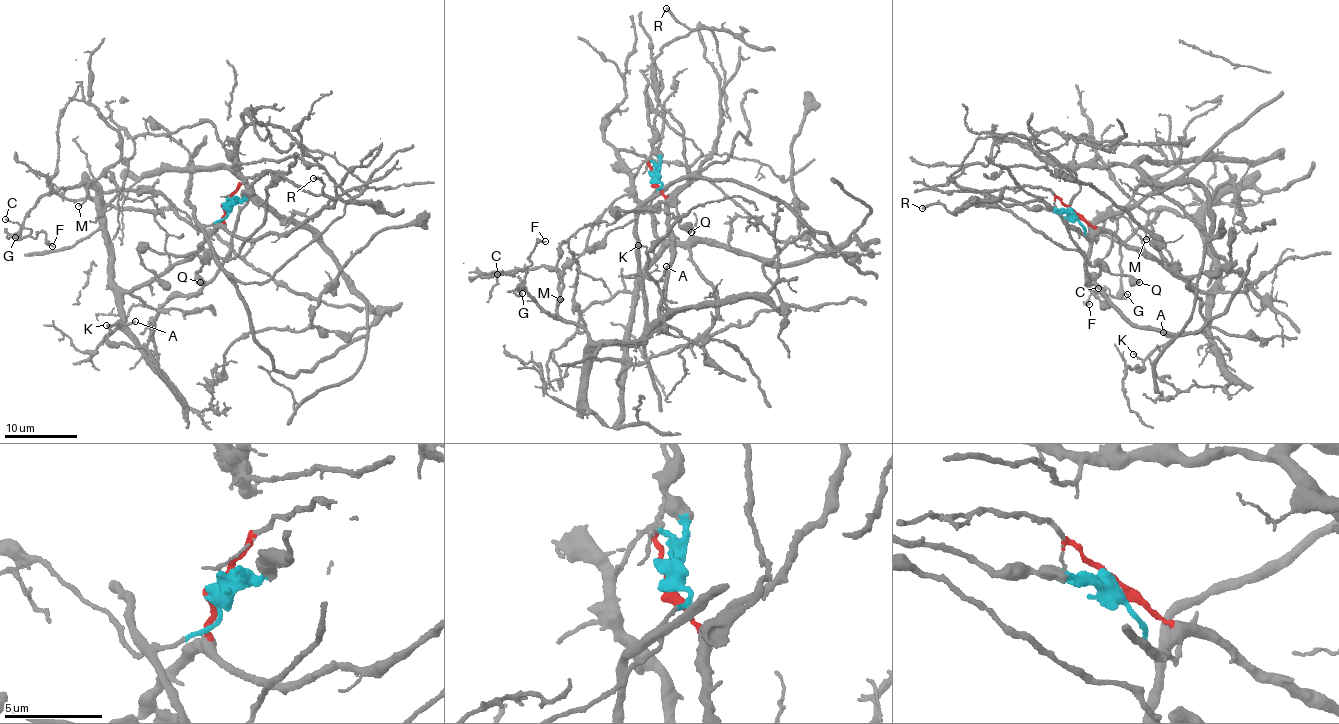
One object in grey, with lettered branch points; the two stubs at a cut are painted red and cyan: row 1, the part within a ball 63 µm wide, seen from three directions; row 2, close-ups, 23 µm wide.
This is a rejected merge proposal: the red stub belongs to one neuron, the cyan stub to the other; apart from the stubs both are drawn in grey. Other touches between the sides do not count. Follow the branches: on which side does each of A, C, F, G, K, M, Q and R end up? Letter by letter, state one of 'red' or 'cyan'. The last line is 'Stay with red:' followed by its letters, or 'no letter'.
A: red
C: red
F: red
G: red
K: red
M: red
Q: cyan
R: cyan
Stay with red: A, C, F, G, K, M

